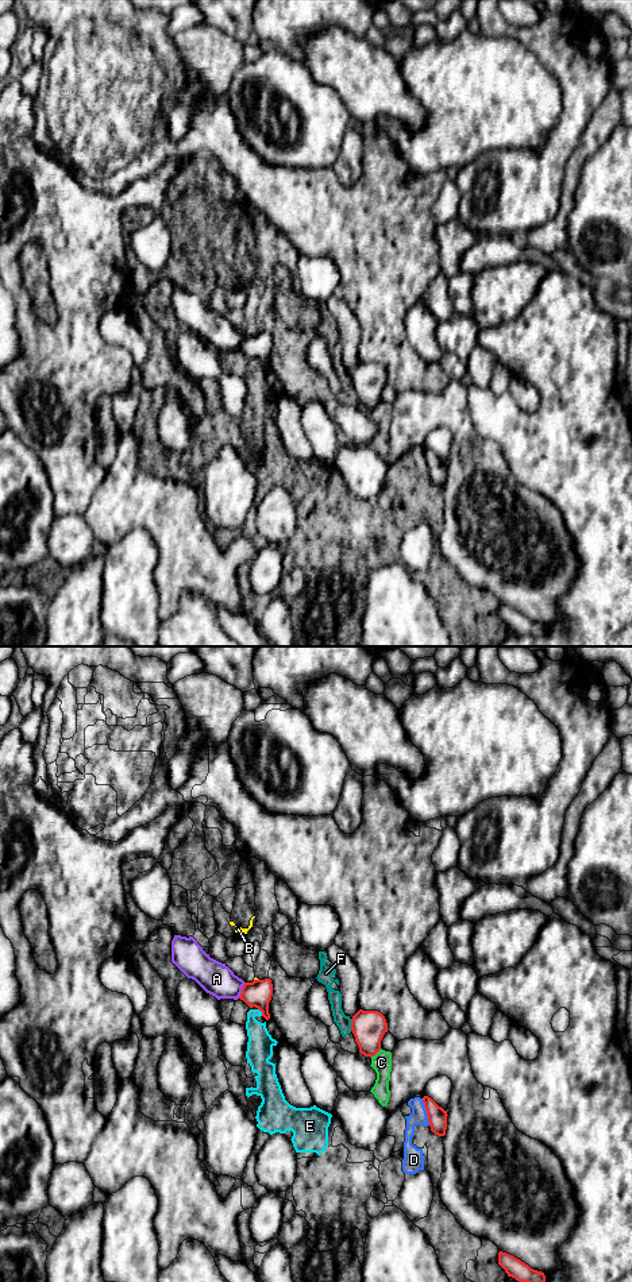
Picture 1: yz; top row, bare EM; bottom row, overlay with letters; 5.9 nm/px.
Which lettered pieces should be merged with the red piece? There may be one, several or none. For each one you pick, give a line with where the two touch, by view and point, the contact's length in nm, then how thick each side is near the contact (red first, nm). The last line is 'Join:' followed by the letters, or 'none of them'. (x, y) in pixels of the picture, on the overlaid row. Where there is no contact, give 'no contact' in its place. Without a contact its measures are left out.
Join: none of them

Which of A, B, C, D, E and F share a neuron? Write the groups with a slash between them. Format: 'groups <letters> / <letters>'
groups A / B C F / D E

